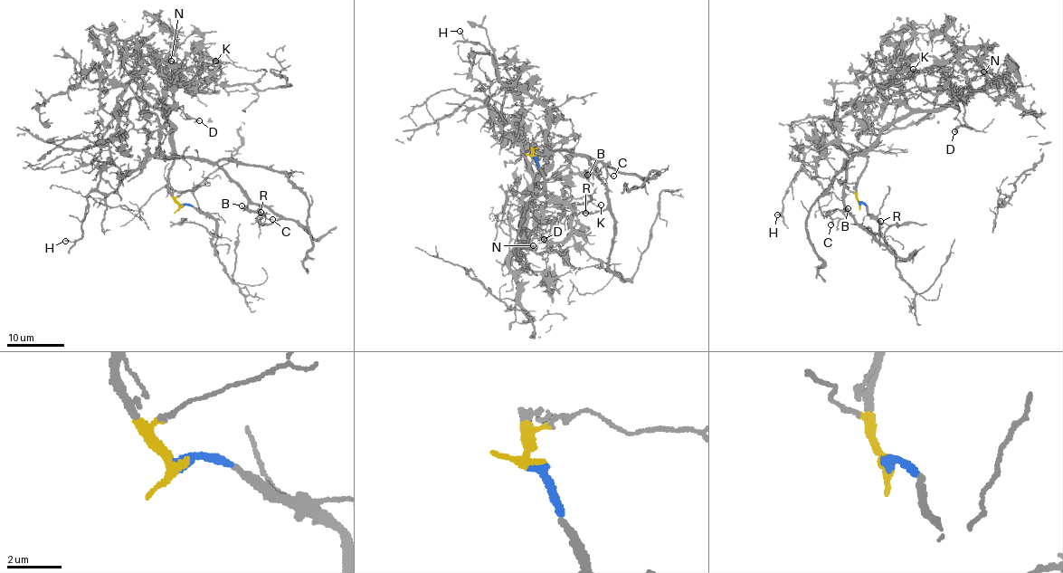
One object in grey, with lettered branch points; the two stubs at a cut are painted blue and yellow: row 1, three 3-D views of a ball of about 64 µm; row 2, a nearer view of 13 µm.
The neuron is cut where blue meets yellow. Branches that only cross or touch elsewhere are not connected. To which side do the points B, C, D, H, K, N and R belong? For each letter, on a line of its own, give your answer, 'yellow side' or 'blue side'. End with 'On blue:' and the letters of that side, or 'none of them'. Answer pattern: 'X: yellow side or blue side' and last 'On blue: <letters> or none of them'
B: yellow side
C: yellow side
D: yellow side
H: yellow side
K: yellow side
N: yellow side
R: yellow side
On blue: none of them

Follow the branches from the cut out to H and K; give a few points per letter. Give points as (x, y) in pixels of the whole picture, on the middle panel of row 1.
H: (533, 156), (532, 147), (544, 150), (548, 109), (500, 80), (490, 55), (460, 31)
K: (533, 156), (535, 146), (546, 153), (547, 161), (526, 235), (545, 205), (567, 204), (584, 195), (601, 204)

